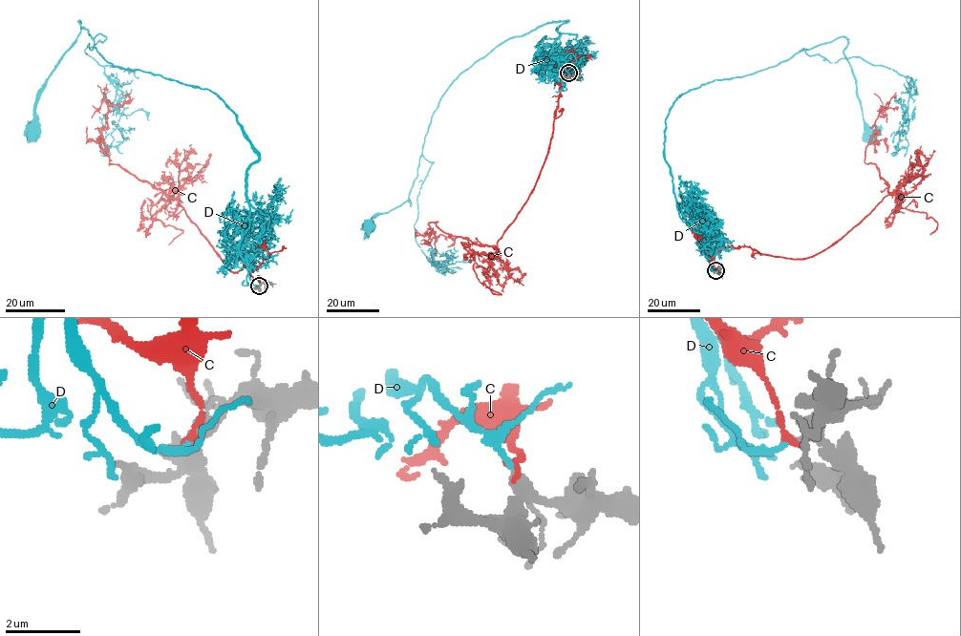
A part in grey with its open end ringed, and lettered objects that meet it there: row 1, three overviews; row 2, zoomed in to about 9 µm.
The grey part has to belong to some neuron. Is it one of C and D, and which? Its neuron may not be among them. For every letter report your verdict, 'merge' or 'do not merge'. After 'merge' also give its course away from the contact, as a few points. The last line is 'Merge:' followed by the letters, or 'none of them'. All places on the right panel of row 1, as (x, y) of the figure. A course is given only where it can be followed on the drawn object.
C: do not merge
D: merge; course (715, 270), (678, 207), (664, 158), (665, 118), (679, 96), (844, 37), (843, 55), (867, 137)
Merge: D

